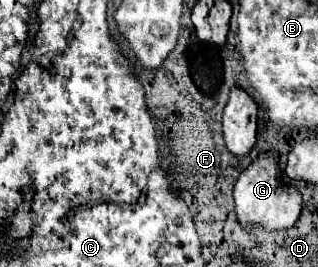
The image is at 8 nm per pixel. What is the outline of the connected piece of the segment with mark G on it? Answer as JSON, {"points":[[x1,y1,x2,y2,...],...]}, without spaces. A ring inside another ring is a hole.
{"points":[[258,158,244,168,244,172,240,174,234,186,234,202,236,202,238,222,246,230,250,228,284,230,298,220,302,212,302,196,290,180,286,178,282,180,282,178,284,178,282,170,278,168,278,162,272,158]]}

